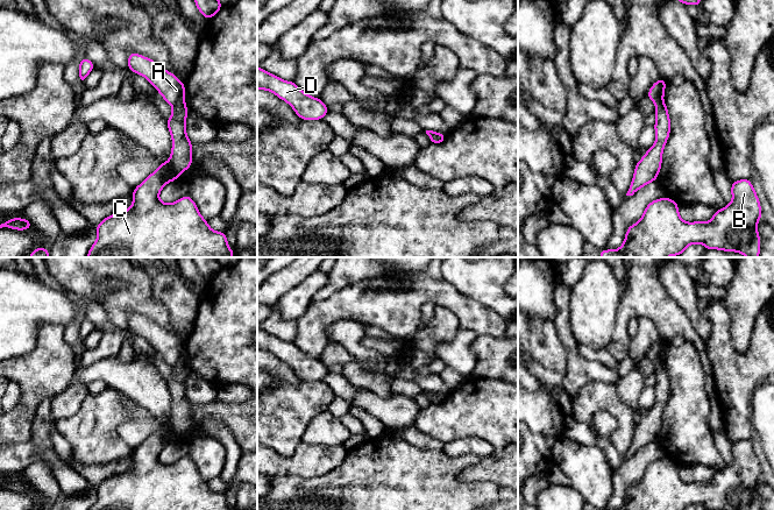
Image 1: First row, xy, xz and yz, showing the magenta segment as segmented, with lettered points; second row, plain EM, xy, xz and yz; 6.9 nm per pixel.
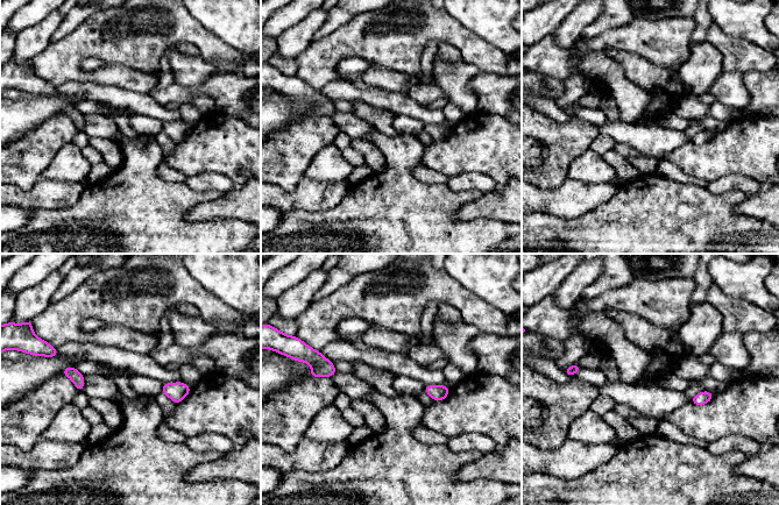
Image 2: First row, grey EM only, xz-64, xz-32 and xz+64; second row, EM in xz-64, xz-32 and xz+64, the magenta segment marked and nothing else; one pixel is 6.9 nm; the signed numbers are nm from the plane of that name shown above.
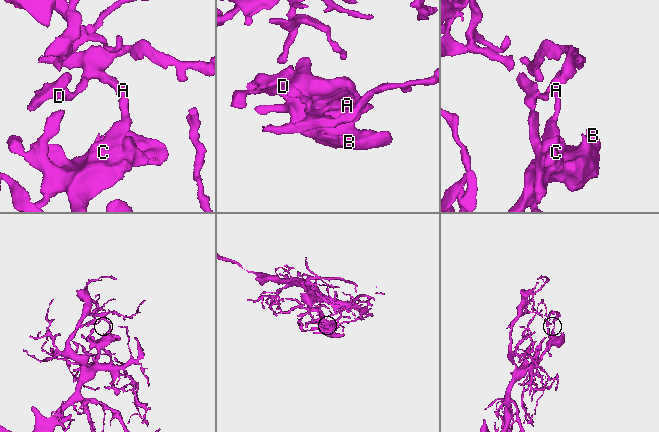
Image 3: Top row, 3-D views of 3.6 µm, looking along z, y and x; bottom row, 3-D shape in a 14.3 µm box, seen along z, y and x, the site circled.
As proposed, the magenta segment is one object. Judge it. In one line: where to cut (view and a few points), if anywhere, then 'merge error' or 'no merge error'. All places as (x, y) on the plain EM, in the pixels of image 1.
xy (183, 361), (172, 366) | merge error

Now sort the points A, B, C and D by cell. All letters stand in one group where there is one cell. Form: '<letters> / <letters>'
A D / B C

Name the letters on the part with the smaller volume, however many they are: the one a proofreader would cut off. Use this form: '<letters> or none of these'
A, D

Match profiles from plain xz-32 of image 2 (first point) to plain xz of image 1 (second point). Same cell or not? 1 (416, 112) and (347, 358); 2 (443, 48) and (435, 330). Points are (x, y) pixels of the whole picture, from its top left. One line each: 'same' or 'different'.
1: same
2: same

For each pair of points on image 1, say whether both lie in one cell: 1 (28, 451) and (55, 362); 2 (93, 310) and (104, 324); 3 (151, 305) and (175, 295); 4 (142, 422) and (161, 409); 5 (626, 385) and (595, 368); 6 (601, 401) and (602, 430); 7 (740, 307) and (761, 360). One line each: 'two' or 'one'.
1: two
2: one
3: two
4: two
5: two
6: two
7: two

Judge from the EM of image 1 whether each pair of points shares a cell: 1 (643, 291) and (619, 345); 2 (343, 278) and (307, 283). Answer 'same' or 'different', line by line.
1: same
2: different

